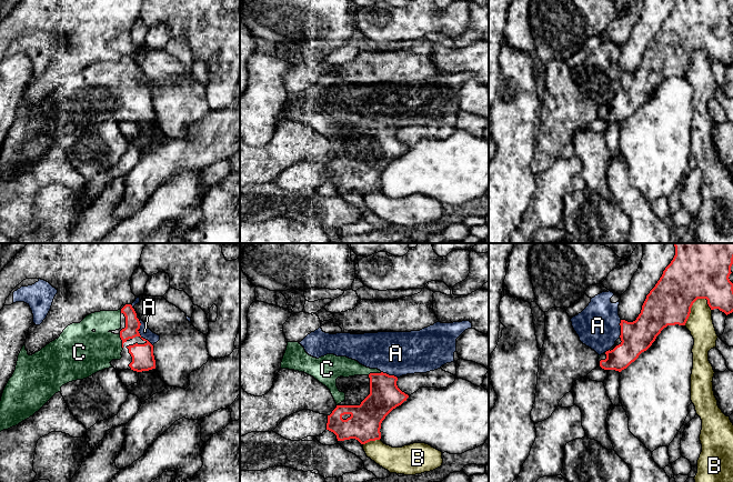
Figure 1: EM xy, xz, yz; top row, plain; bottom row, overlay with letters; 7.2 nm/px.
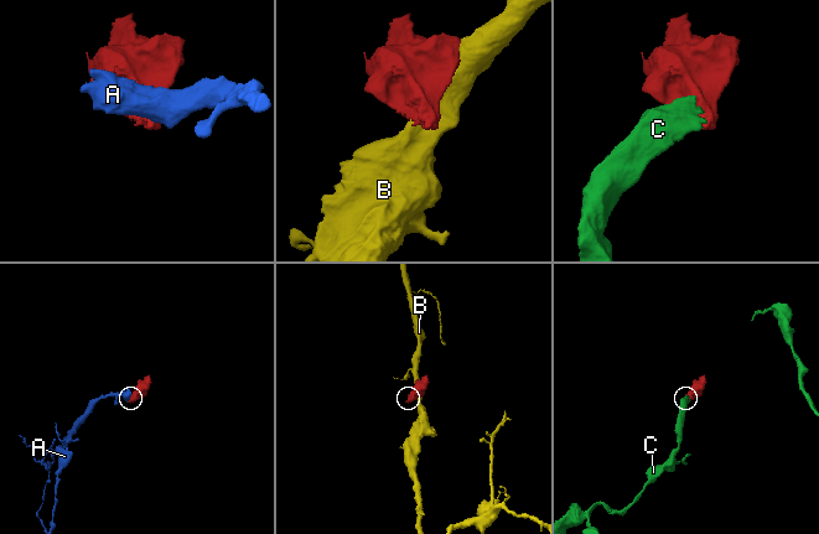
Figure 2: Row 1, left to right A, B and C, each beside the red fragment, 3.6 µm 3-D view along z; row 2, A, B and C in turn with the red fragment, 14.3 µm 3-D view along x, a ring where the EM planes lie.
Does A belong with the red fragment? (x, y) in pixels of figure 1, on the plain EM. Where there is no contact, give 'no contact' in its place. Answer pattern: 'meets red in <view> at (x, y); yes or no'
meets red in xy at (144, 90); no

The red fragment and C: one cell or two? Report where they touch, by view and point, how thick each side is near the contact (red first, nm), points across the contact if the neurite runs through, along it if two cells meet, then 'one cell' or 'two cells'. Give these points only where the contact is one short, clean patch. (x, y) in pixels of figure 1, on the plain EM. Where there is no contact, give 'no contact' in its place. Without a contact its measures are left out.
meets red in xy at (122, 92); 160 nm thick on the red side, 300 nm on the other; one cell

